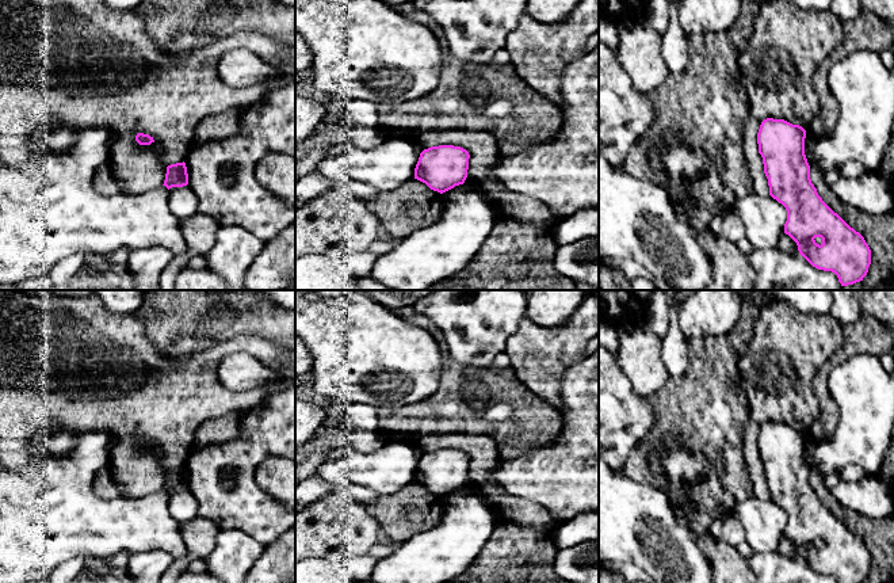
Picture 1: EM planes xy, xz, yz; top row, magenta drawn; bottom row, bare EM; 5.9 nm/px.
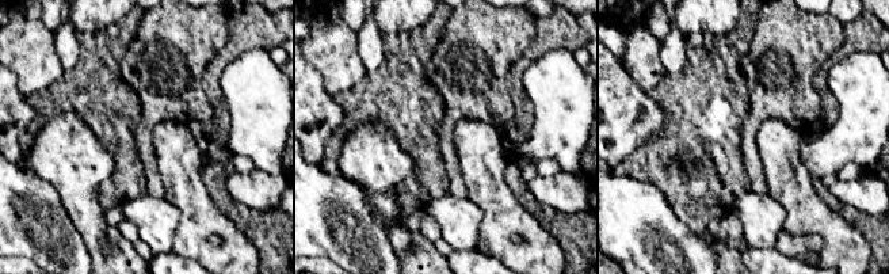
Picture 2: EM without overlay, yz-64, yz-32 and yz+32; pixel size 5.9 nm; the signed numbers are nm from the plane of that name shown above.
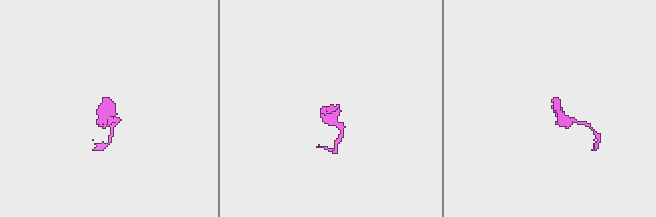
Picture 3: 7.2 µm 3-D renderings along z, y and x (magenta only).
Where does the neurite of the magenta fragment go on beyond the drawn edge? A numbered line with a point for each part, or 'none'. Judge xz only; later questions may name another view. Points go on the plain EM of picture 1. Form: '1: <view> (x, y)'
none

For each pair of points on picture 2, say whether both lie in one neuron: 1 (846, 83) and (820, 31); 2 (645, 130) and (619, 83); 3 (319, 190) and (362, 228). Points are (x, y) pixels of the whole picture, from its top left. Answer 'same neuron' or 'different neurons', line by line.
1: different neurons
2: same neuron
3: same neuron

